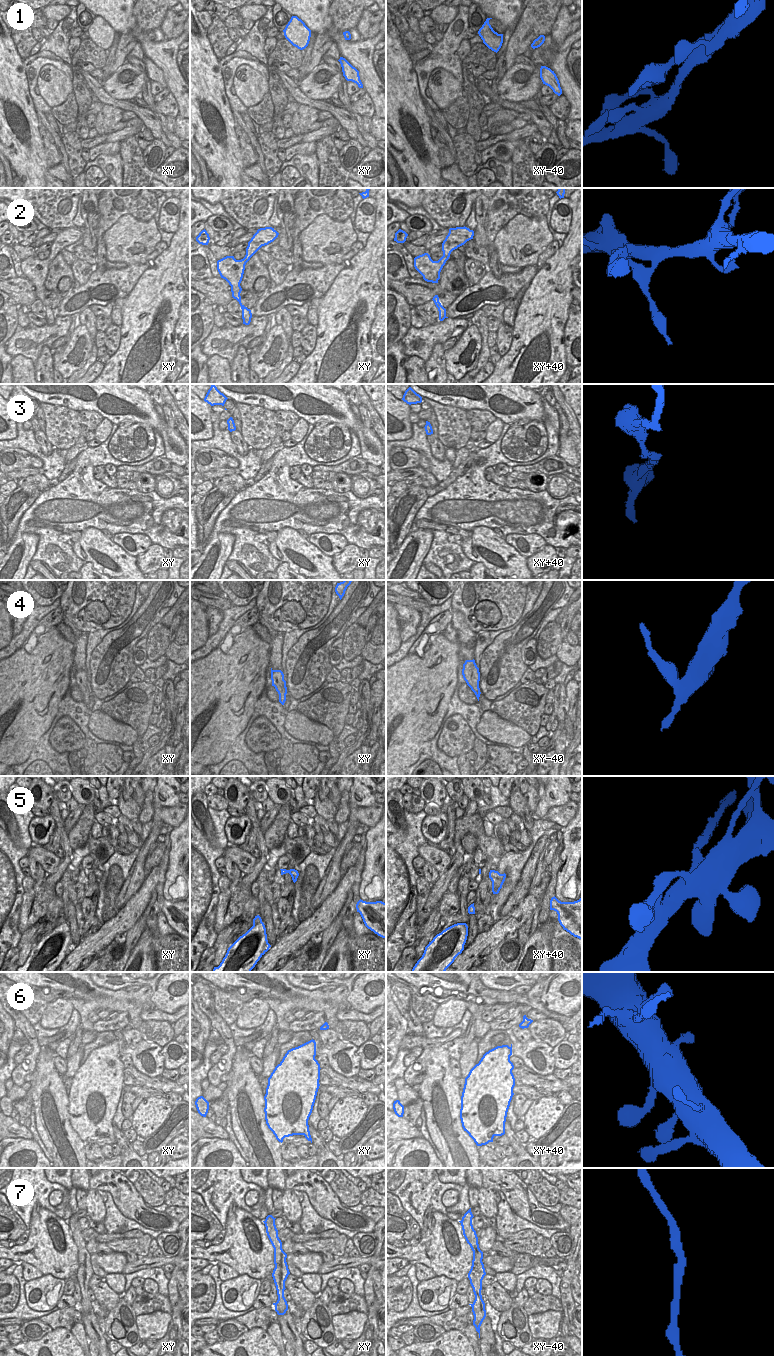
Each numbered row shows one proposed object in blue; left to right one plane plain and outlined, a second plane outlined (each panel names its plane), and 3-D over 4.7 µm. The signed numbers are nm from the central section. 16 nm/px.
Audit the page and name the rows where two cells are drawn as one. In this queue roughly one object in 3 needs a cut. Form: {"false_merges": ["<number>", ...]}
{"false_merges": ["2"]}

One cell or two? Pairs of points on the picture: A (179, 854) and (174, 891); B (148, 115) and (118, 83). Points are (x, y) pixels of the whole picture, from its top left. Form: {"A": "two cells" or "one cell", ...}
{"A": "one cell", "B": "two cells"}

